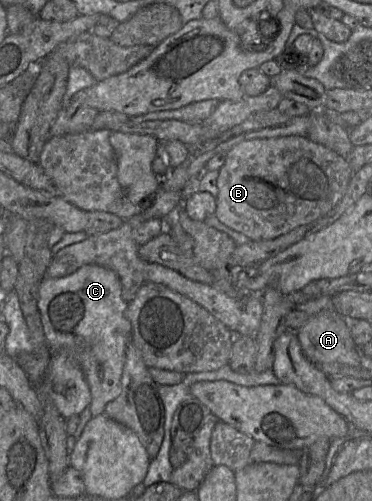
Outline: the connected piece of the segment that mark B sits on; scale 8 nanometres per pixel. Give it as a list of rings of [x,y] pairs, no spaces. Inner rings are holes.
[[[308,136],[243,140],[226,152],[225,162],[219,169],[214,215],[221,223],[252,241],[272,240],[327,215],[342,199],[353,173],[346,158],[313,142]]]

